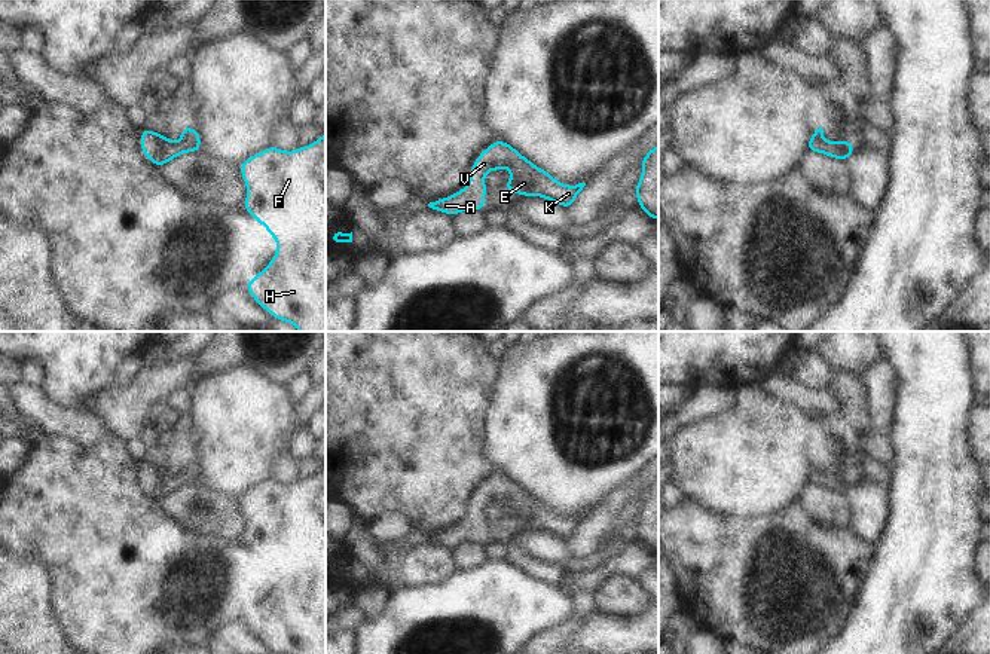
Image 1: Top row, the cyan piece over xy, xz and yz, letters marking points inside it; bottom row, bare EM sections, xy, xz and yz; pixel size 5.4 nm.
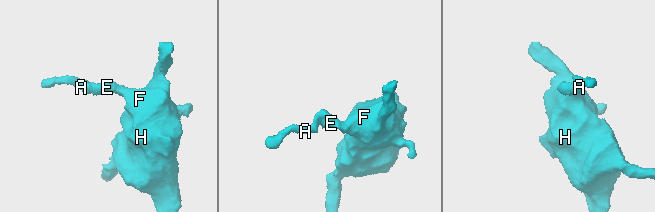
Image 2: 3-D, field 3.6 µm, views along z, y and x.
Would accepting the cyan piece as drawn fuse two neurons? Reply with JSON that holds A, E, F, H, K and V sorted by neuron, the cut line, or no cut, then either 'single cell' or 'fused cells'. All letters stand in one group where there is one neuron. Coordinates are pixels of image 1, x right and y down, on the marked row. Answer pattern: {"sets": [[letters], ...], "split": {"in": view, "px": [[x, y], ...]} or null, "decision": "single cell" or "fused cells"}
{"sets": [["A", "E", "F", "H", "K", "V"]], "split": null, "decision": "single cell"}

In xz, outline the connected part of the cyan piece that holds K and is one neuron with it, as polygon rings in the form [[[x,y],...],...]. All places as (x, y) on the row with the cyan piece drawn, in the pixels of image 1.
[[[496,140],[476,158],[470,171],[470,181],[462,190],[447,198],[436,199],[428,207],[453,217],[468,210],[485,211],[485,195],[488,192],[485,174],[504,168],[510,169],[510,180],[504,190],[520,196],[540,196],[566,208],[571,208],[586,186],[586,183],[569,186],[557,181],[546,169],[538,168],[522,156],[513,146]]]

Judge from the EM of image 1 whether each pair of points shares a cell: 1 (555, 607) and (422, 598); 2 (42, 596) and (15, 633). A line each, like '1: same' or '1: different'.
1: same
2: same

